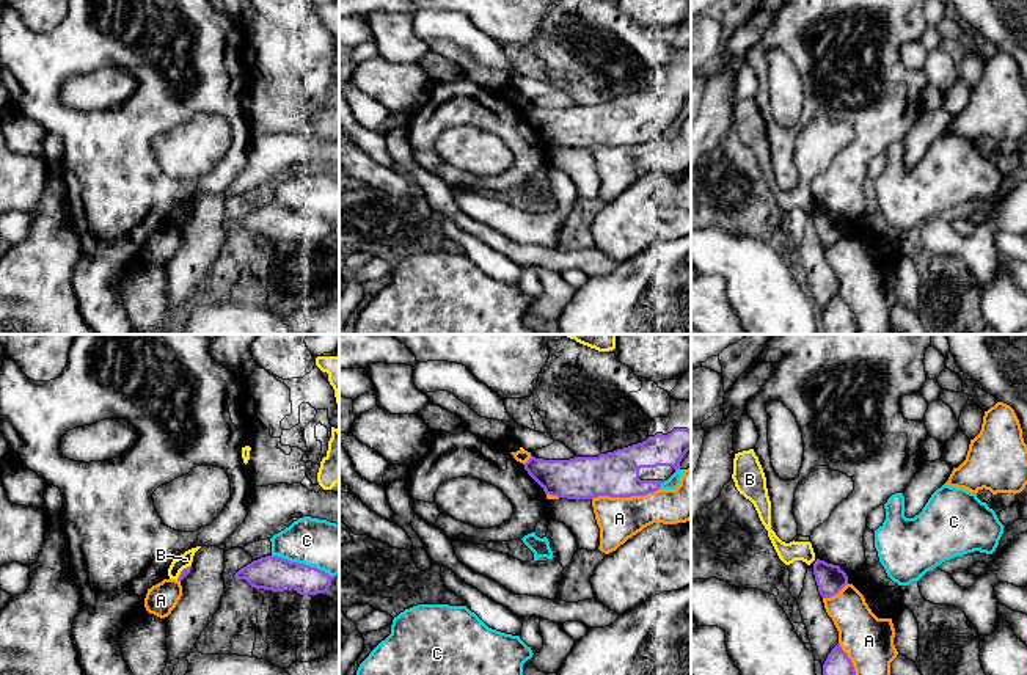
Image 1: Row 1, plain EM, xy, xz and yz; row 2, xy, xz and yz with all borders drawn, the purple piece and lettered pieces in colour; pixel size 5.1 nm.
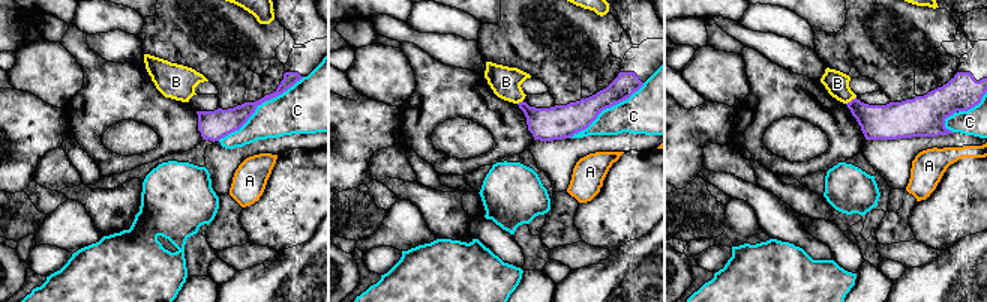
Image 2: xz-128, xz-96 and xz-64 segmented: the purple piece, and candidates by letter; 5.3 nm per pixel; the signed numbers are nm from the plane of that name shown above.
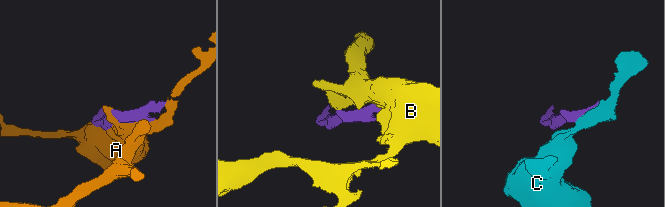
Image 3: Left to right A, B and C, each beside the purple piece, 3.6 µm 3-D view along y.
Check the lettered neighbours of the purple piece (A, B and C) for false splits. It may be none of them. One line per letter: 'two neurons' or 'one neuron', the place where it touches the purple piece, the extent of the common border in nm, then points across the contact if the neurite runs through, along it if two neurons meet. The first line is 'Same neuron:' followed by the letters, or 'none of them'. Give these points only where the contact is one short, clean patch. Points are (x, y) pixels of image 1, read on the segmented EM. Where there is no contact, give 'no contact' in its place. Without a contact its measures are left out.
Same neuron: none of them
A: two neurons; meets purple in xz at (625, 496); contact 360 nm long
B: two neurons; meets purple in xy at (181, 572); contact 120 nm long; border along xy (190, 564), (176, 580)
C: two neurons; meets purple in xy at (302, 564); contact 340 nm long

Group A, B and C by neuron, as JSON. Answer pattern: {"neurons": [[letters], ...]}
{"neurons": [["A"], ["B"], ["C"]]}

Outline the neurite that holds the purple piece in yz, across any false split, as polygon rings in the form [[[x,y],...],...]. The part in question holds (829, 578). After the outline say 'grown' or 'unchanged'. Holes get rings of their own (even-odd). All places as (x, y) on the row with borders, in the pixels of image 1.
[[[820,559],[813,564],[813,575],[823,598],[837,595],[848,584],[848,576],[839,565]]]; unchanged

